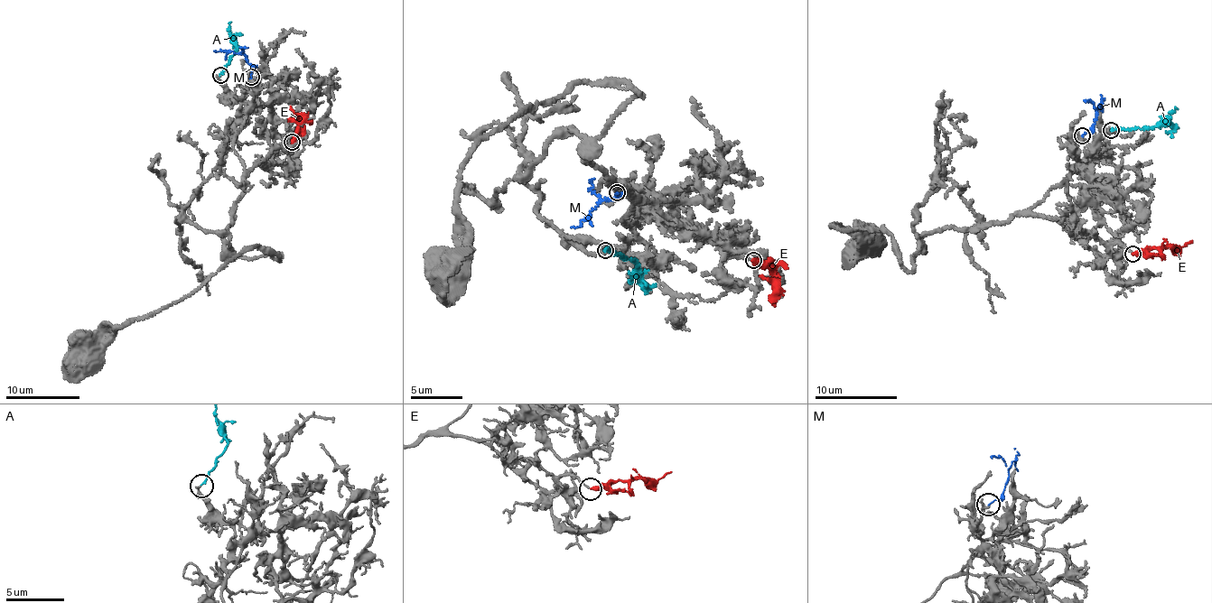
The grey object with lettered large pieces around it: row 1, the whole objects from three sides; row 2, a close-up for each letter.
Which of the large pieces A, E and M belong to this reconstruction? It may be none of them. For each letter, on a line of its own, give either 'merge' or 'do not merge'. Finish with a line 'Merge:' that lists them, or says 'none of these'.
A: merge
E: merge
M: do not merge
Merge: A, E

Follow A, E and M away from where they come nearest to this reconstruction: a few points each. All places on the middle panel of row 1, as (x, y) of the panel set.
A: (604, 251), (611, 249), (634, 263), (636, 274), (631, 279)
E: (754, 260), (774, 273), (773, 304)
M: (617, 192), (616, 198), (602, 200), (580, 227), (572, 227)

